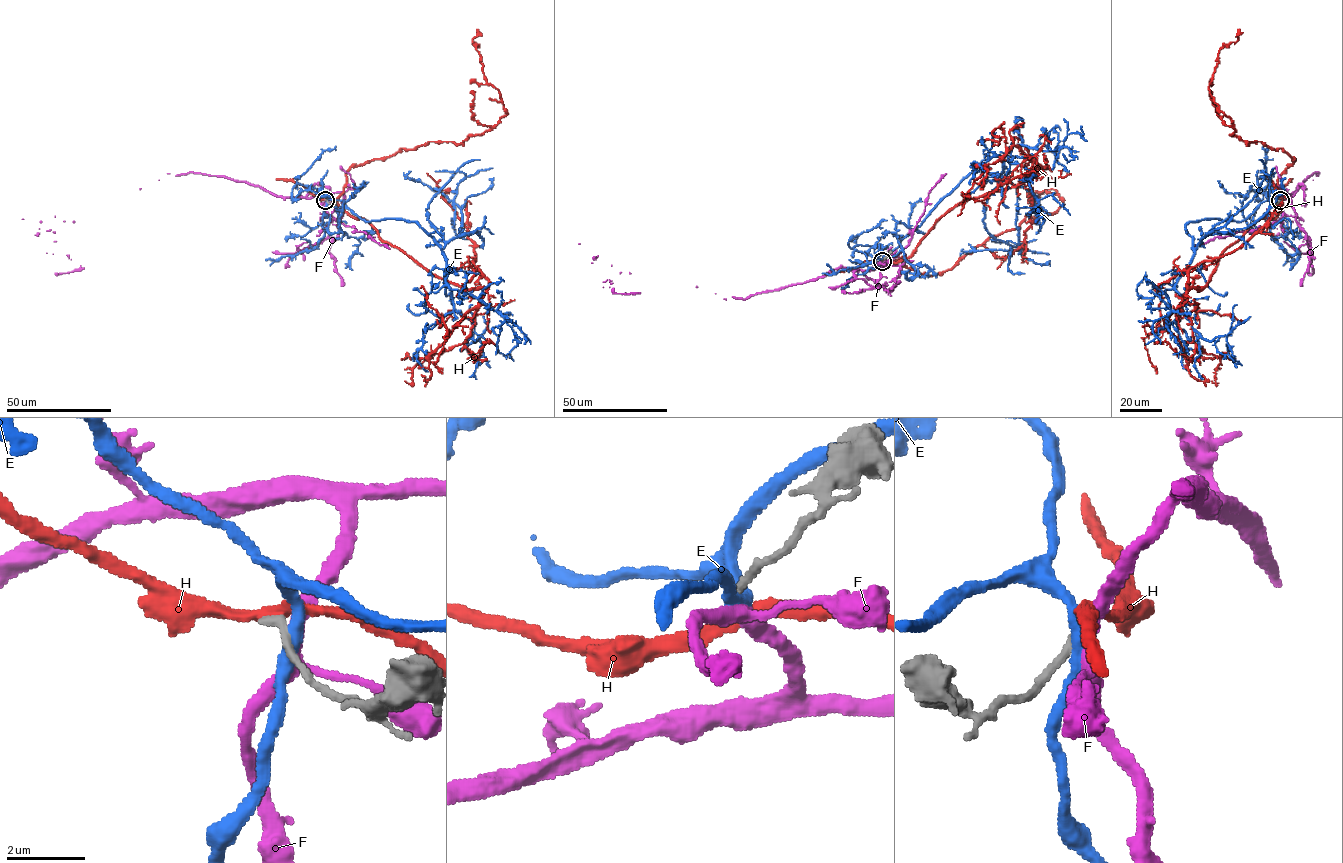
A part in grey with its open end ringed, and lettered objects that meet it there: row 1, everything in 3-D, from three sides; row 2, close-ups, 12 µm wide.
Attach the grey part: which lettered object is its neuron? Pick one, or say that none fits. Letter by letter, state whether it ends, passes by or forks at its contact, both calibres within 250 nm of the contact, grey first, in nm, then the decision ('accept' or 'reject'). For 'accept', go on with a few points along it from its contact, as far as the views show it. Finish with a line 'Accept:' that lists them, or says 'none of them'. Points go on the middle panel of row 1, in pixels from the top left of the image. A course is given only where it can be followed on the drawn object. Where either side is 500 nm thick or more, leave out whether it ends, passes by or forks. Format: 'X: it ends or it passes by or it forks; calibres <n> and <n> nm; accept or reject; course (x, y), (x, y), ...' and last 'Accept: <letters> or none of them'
E: it passes by; calibres 280 and 320 nm; reject
F: it forks; calibres 280 and 280 nm; reject
H: it passes by; calibres 240 and 320 nm; reject
Accept: none of them

